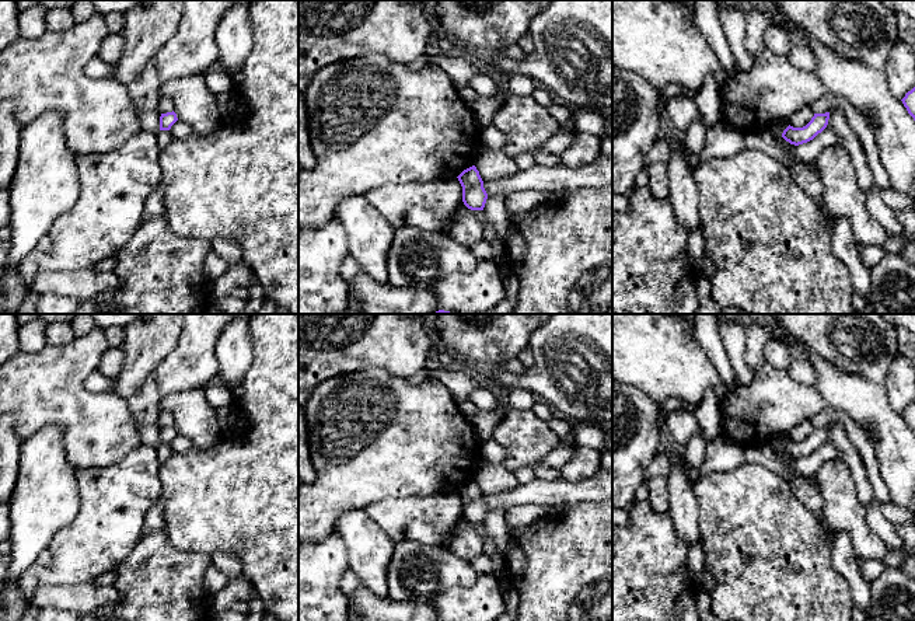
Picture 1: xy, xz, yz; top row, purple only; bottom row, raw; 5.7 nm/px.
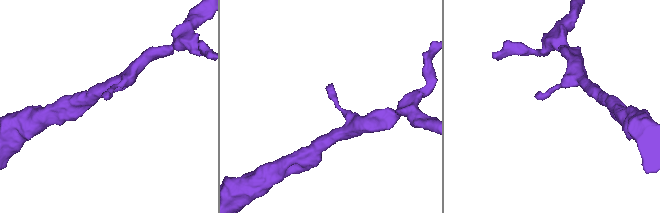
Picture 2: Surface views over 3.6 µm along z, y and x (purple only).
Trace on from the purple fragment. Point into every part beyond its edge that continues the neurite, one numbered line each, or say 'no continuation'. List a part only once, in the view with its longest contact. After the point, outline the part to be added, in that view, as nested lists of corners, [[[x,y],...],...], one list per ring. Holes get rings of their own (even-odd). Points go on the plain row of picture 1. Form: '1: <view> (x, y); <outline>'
no continuation

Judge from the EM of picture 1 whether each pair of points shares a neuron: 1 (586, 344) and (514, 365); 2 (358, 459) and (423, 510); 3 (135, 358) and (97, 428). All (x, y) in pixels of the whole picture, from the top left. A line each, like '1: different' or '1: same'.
1: different
2: different
3: different

